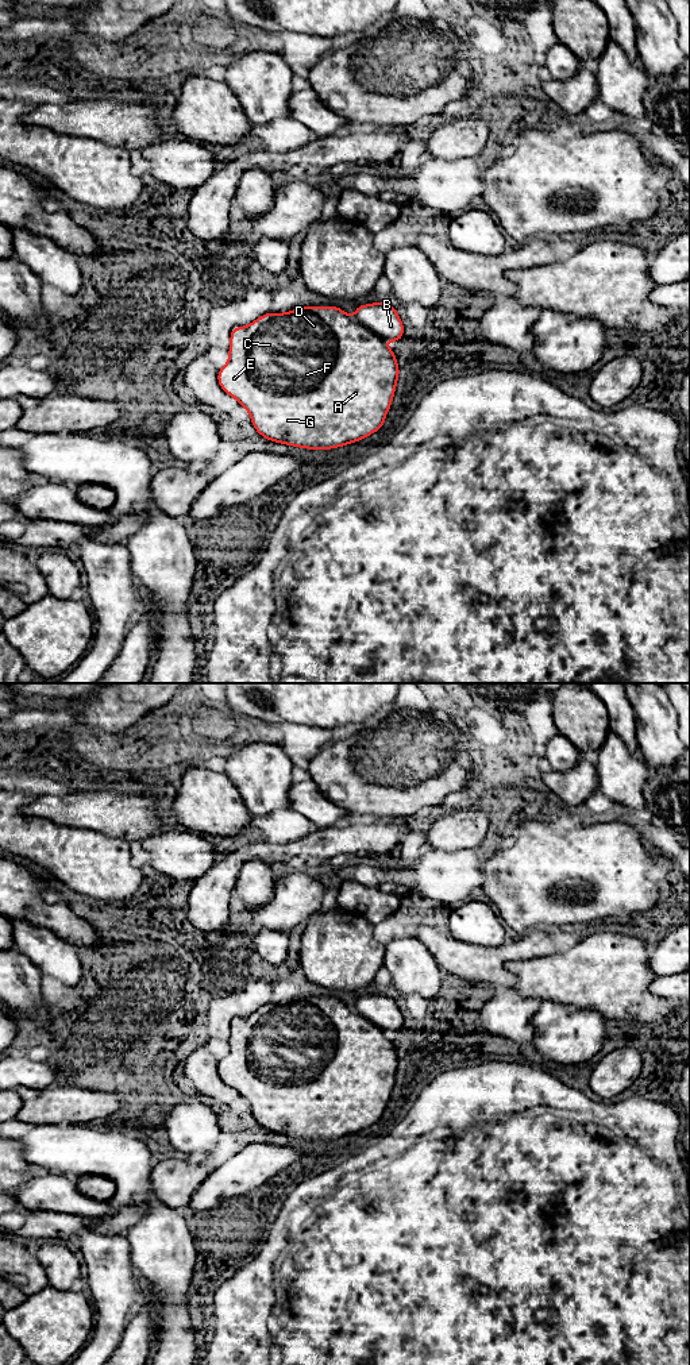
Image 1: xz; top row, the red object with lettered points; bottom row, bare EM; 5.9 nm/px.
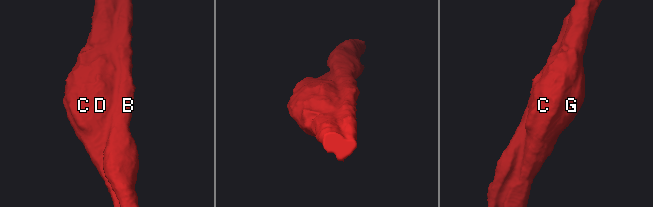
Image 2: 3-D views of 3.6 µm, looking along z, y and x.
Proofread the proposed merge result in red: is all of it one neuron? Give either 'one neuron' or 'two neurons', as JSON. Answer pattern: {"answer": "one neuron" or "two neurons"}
{"answer": "one neuron"}

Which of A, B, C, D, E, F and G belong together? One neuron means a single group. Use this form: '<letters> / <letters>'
A B C D E F G

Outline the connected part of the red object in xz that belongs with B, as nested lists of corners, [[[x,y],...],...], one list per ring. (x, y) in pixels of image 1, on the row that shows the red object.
[[[388,302],[358,305],[354,316],[338,306],[302,306],[288,313],[265,313],[231,333],[230,359],[217,373],[220,387],[244,406],[255,431],[267,440],[317,450],[338,448],[381,429],[396,392],[400,369],[383,340],[400,342],[404,325]]]

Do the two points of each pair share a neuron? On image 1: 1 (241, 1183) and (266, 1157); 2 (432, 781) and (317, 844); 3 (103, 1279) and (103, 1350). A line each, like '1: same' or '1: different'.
1: same
2: different
3: same

